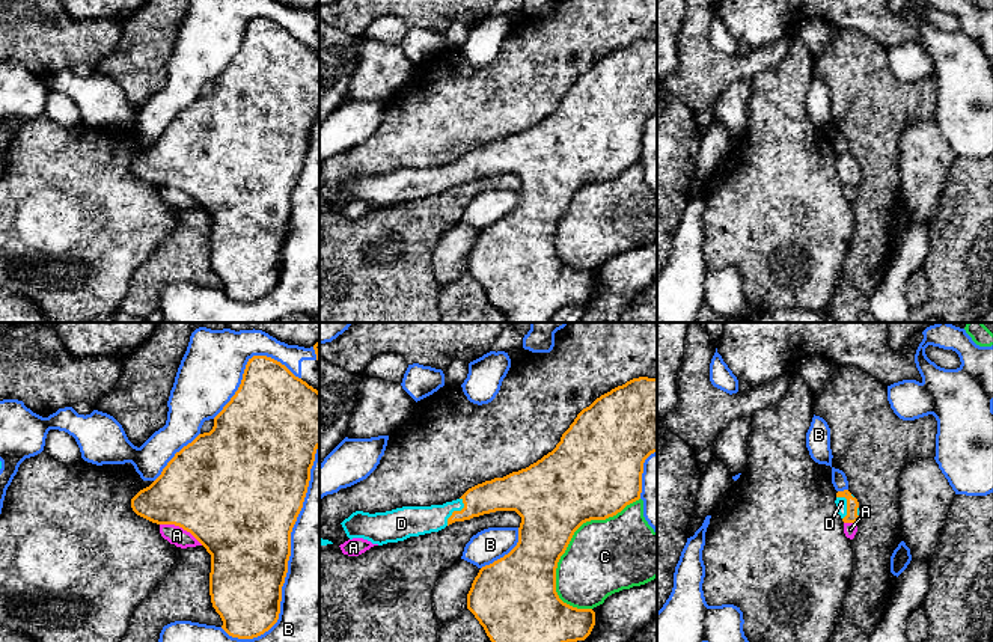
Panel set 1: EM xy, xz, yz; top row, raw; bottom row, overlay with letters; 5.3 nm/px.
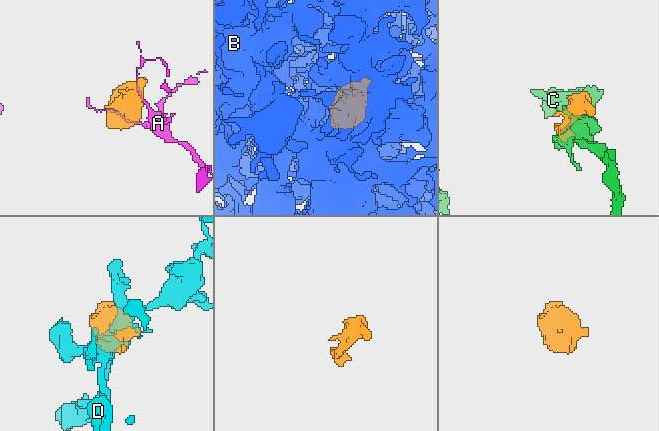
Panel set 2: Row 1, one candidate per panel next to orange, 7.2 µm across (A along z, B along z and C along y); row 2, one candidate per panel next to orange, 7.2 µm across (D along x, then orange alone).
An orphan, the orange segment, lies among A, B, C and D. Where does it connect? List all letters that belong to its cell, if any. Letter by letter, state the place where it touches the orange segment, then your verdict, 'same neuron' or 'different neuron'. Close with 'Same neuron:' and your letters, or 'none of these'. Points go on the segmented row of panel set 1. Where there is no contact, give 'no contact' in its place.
A: xy (181, 526) | different neuron
B: xy (290, 555) | different neuron
C: xz (573, 534) | different neuron
D: xz (455, 511) | same neuron
Same neuron: D

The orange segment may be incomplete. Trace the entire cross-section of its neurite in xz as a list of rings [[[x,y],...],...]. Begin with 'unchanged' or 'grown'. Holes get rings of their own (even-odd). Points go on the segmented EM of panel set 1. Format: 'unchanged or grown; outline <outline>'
grown; outline [[[639,377],[583,408],[556,448],[526,469],[478,484],[443,505],[402,506],[375,514],[356,511],[341,524],[350,540],[363,538],[383,546],[438,532],[484,514],[515,511],[521,517],[518,543],[508,555],[479,570],[467,594],[467,609],[491,642],[585,640],[595,625],[595,612],[573,607],[559,598],[558,562],[583,523],[613,517],[640,499],[643,463],[654,452],[657,378]]]

